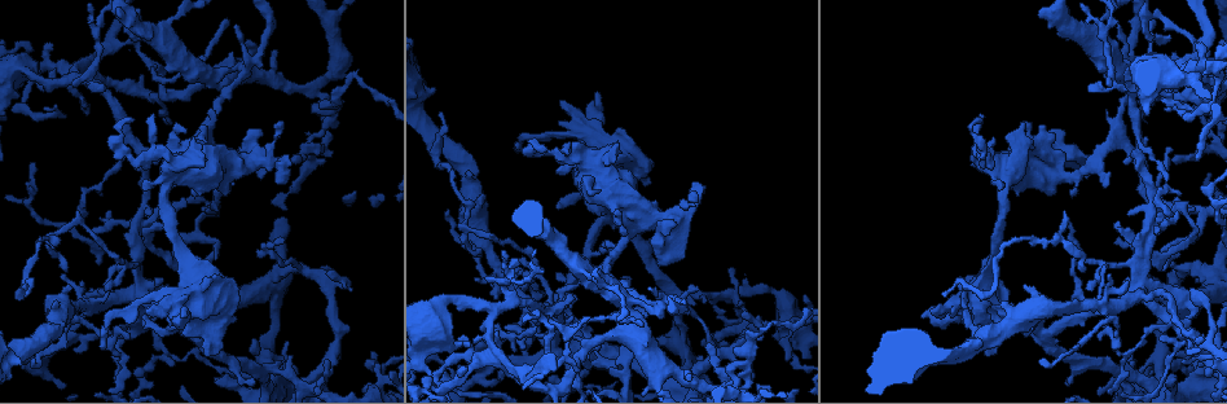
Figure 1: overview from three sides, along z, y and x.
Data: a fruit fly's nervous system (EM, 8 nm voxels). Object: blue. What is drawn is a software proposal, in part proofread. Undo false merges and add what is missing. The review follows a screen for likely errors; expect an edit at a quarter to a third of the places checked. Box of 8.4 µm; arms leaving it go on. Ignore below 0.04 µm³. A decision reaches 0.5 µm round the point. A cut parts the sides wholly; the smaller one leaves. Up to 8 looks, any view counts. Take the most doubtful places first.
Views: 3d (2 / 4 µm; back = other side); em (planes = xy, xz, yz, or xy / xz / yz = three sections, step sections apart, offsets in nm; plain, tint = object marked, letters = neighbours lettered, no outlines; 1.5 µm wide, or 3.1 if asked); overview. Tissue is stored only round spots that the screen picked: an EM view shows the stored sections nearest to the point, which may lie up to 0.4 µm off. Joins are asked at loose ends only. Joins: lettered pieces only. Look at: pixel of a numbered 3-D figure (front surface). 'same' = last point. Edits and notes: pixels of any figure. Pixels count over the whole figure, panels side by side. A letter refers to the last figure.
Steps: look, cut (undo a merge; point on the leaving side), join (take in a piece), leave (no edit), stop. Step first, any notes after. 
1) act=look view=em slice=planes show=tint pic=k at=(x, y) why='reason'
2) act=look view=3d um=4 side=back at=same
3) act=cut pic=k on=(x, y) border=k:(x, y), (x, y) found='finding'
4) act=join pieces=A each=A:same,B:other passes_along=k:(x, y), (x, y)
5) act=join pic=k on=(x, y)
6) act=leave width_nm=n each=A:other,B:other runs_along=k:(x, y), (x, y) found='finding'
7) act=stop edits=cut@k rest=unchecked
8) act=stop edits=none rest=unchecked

act=look view=em slice=planes show=plain pic=1 at=(794, 319) why='thick turns thin'

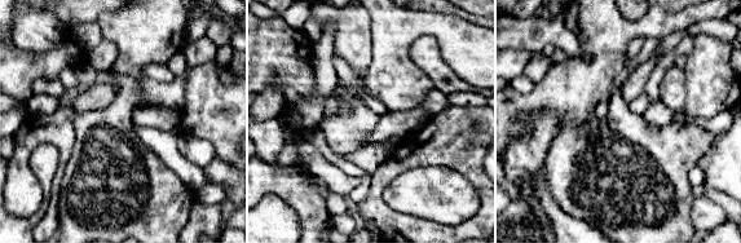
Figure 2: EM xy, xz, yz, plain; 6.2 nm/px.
act=look view=em slice=planes show=letters at=same

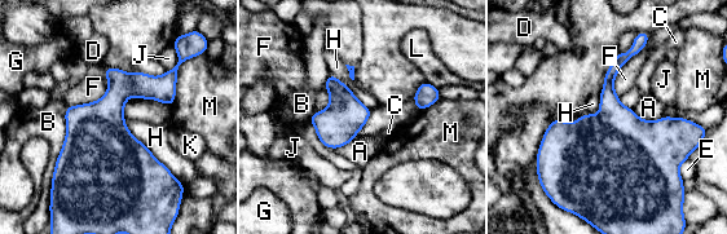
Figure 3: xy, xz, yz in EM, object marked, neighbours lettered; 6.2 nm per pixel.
act=leave longest_contact=H:550nm each=A:other,B:other,C:other,D:other,E:other,F:other,G:other,H:other,J:other,K:other,L:other,M:other border=3:(123, 114), (126, 127), (176, 179) found='one cell here'

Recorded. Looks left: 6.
act=look view=em slice=planes show=letters pic=1 at=(448, 209) why='thin end'

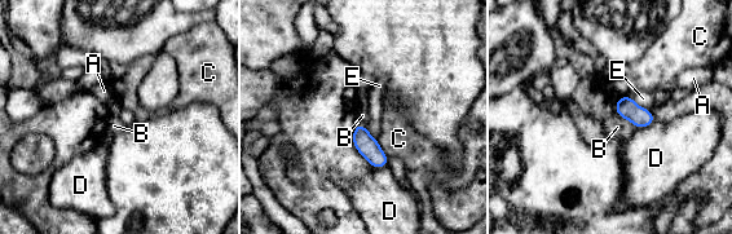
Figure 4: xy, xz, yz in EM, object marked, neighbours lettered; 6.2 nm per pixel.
act=leave width_nm=100 each=A:other,B:other,C:other,D:other,E:other border=4:(375, 138), (388, 157) found='no lettered piece goes on from it'

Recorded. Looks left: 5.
act=look view=3d um=2 pic=1 at=(254, 338) why='free end'

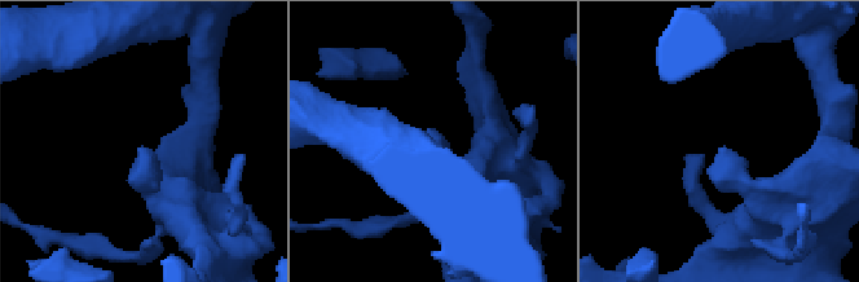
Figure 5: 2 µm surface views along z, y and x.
act=look view=em slice=planes show=letters pic=5 at=(722, 147)

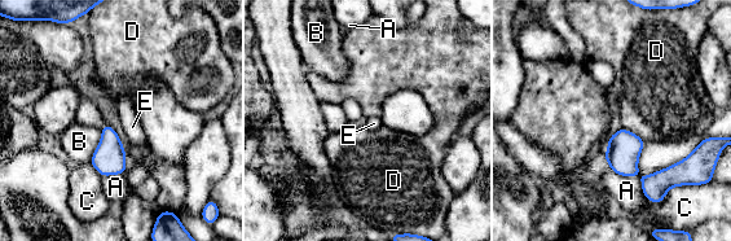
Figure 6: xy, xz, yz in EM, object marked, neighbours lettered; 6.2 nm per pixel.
act=leave each=A:other,B:other,C:other,D:other,E:other border=6:(101, 127), (100, 143), (88, 162) found='no lettered piece goes on from it'

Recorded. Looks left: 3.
act=stop edits=none rest=unchecked

